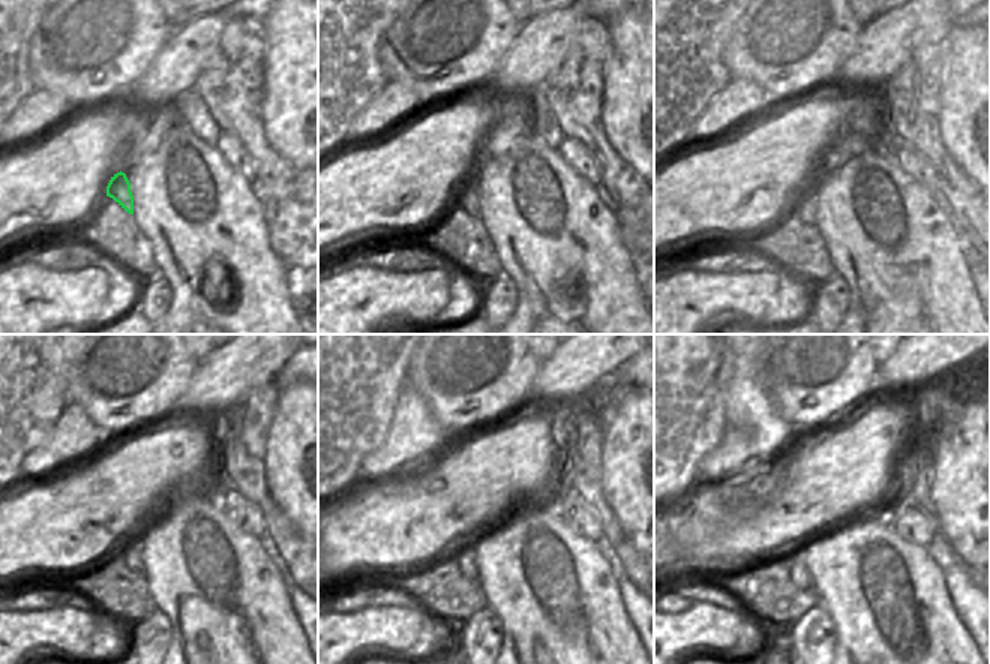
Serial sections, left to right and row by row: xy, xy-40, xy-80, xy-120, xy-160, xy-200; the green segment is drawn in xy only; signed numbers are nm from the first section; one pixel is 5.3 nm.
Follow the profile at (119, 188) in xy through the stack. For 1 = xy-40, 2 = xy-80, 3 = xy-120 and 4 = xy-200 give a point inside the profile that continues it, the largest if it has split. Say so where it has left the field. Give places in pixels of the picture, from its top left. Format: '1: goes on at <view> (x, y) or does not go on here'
1: goes on at xy-40 (468, 201)
2: goes on at xy-80 (806, 203)
3: goes on at xy-120 (132, 546)
4: goes on at xy-200 (800, 576)

